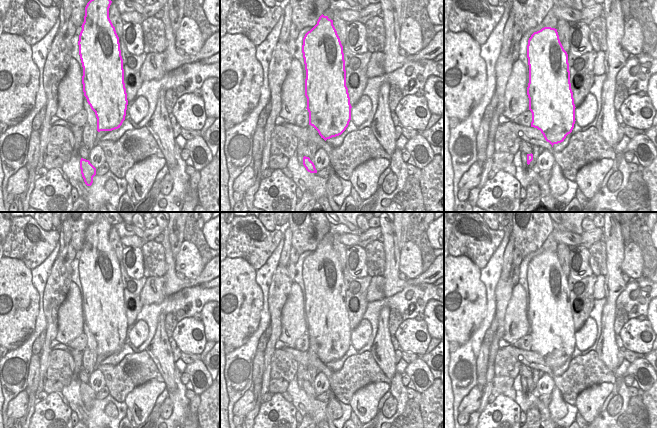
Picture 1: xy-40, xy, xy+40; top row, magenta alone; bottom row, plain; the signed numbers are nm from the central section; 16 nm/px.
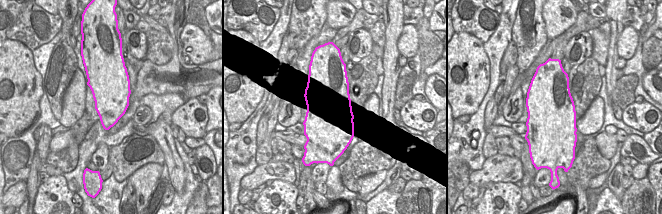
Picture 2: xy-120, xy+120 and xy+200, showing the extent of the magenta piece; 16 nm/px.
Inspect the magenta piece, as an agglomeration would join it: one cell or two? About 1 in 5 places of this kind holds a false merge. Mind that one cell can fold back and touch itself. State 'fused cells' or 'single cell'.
single cell

